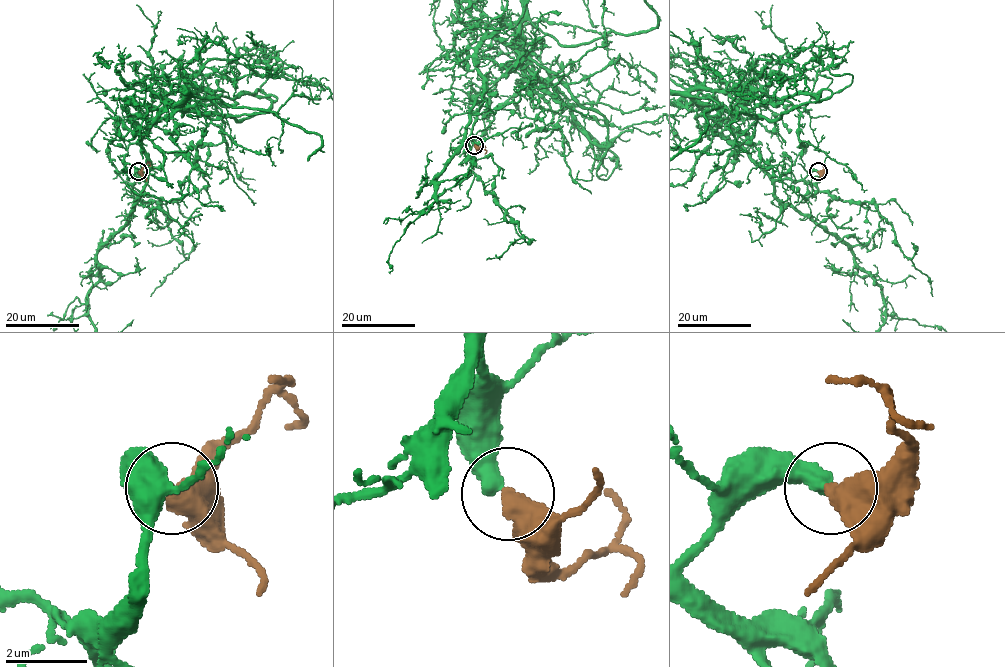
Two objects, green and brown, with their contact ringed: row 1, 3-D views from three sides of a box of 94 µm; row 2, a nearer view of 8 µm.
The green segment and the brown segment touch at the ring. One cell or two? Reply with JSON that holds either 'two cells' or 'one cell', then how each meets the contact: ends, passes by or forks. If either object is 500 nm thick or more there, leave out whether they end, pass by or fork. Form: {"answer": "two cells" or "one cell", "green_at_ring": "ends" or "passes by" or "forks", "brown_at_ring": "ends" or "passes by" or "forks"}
{"answer": "one cell"}

